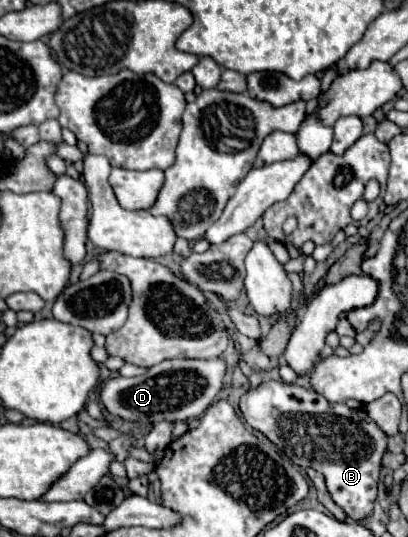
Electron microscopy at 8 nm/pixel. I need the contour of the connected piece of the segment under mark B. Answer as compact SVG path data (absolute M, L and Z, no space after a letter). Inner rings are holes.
M267 381L241 397L245 421L273 441L295 465L313 467L325 477L329 497L353 521L365 521L373 513L381 459L387 451L387 435L363 409L331 403L313 389Z

